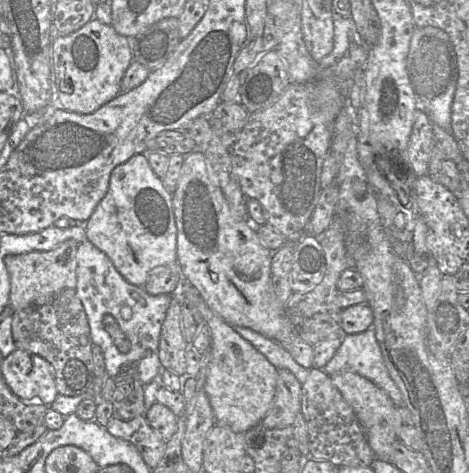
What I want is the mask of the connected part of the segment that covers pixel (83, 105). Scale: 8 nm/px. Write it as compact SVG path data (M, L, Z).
M93 18L79 30L69 35L53 38L51 53L53 91L56 92L63 109L80 114L90 114L120 94L120 83L123 75L133 62L128 37L118 34L111 24L106 25L96 18Z

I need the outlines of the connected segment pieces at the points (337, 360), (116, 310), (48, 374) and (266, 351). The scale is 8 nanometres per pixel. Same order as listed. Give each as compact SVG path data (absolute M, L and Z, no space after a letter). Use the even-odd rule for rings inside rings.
M373 328L344 335L342 343L323 369L328 375L353 372L381 388L396 407L403 406L401 393L384 364Z
M89 240L79 243L76 260L76 295L84 306L90 326L92 342L94 345L99 346L103 352L105 366L109 376L114 377L116 375L120 375L122 365L131 365L132 368L137 368L138 379L142 384L146 385L152 382L159 374L162 373L163 370L165 370L159 360L159 338L163 321L174 296L170 294L151 295L144 287L129 283L119 273L110 258ZM107 315L110 315L116 319L121 331L130 341L131 347L128 352L121 353L115 346L110 333L107 331L103 323Z
M16 349L4 358L1 371L13 394L25 402L51 406L58 396L52 366L39 355Z
M234 326L241 337L249 341L277 369L287 369L303 384L309 374L309 369L298 364L287 349L275 340L250 328Z

